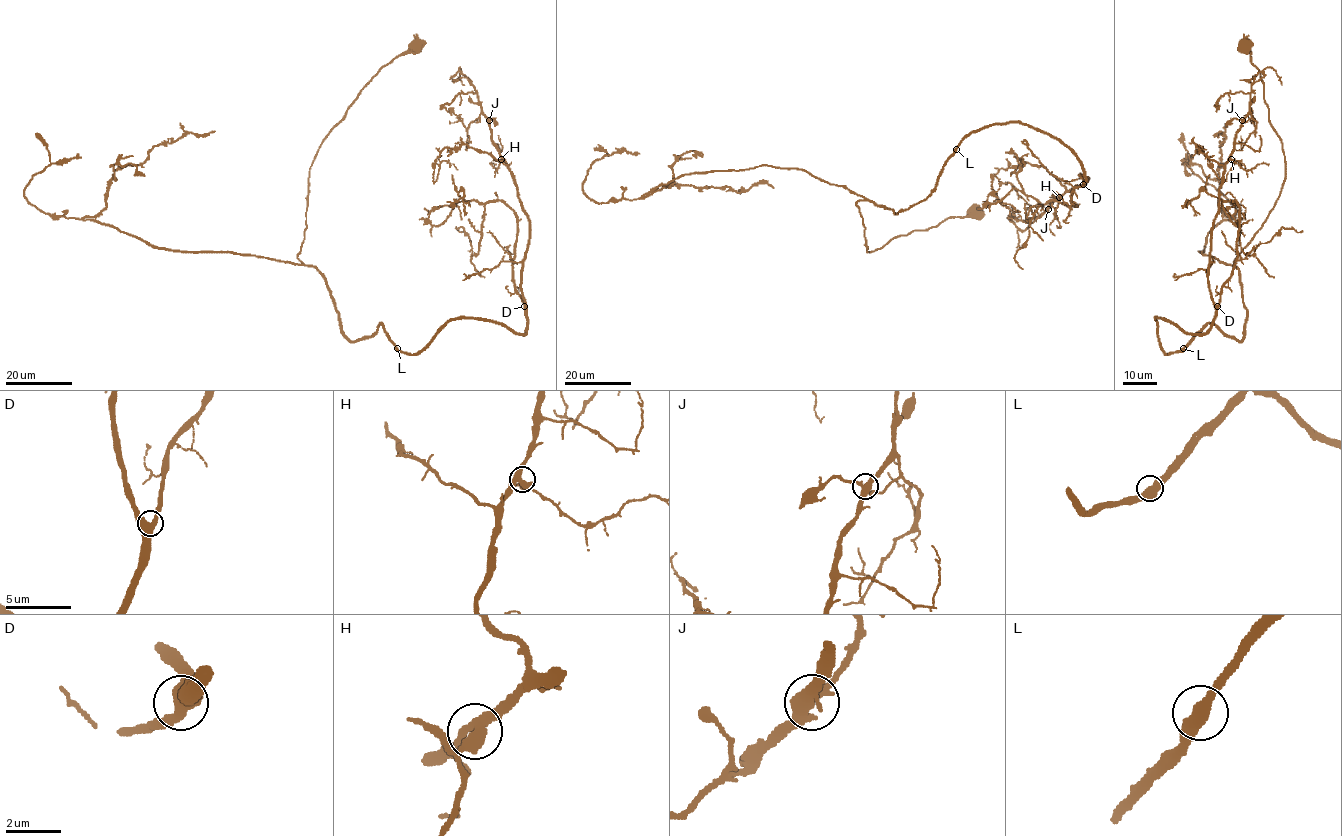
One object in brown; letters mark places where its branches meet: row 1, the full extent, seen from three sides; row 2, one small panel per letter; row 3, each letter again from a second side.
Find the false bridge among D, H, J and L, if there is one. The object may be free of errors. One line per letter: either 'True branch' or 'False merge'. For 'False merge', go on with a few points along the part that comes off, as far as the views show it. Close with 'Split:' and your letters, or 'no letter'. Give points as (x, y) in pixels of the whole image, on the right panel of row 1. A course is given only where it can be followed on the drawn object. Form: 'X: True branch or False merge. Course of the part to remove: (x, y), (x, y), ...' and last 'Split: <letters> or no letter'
D: True branch
H: True branch
J: True branch
L: True branch
Split: no letter

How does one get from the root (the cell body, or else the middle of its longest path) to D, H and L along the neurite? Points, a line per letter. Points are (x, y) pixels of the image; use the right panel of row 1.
D: (1245, 43), (1284, 183), (1234, 261), (1243, 338), (1207, 323), (1164, 353), (1157, 317), (1205, 333), (1217, 306)
H: (1245, 43), (1284, 183), (1234, 261), (1243, 338), (1207, 323), (1166, 354), (1157, 317), (1215, 315), (1231, 159)
L: (1245, 43), (1282, 143), (1284, 183), (1263, 225), (1234, 261), (1246, 310), (1243, 338), (1208, 323), (1183, 348)

